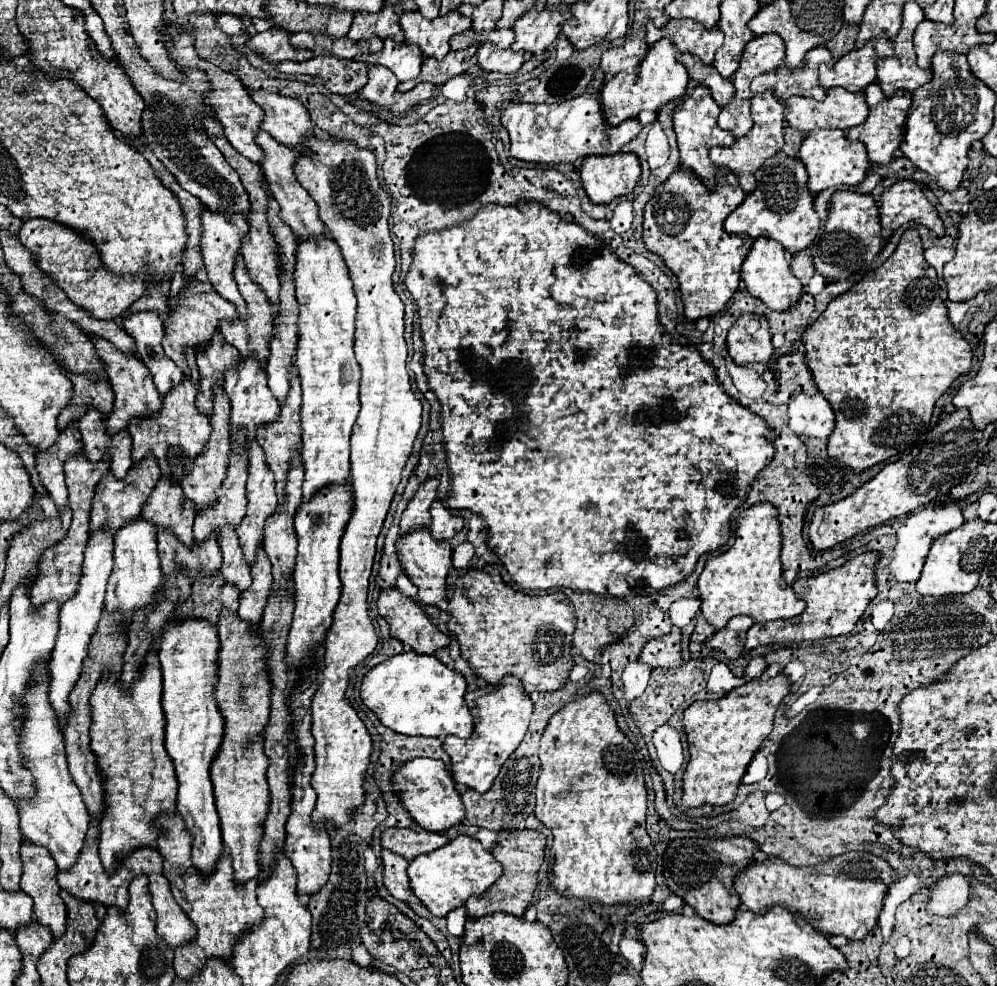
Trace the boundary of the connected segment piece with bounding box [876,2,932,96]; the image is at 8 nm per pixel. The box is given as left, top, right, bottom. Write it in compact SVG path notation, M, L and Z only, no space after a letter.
M908 2L902 10L902 28L894 40L894 56L880 58L876 62L878 68L878 84L886 96L892 96L896 90L916 90L932 80L932 70L922 70L916 64L916 52L912 44L912 36L916 26L924 20L924 12L918 4Z

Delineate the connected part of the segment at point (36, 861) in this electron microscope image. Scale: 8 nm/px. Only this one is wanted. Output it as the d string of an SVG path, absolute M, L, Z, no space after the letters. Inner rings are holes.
M26 838L22 842L20 856L22 856L22 862L24 862L24 874L22 874L20 888L28 896L32 896L36 920L50 926L52 936L62 936L62 932L66 930L66 906L64 906L64 902L58 894L60 886L58 886L58 880L56 880L56 862L54 862L54 858L50 856L50 852L46 852L46 848L36 846L34 842L30 842Z

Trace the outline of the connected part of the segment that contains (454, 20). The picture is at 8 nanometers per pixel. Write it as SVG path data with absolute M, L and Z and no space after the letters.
M418 10L404 12L400 24L406 32L408 44L418 44L422 48L424 58L444 58L450 50L450 36L464 32L472 26L468 16L462 16L458 10L448 12L448 16L438 16L434 20L424 18Z

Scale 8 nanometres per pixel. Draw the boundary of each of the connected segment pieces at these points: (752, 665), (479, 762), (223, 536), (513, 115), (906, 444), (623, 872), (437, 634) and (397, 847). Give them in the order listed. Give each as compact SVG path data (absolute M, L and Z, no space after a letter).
M757 656L752 658L745 670L747 681L760 678L766 668L767 663L764 657Z
M510 674L494 686L488 684L466 692L466 704L474 718L474 732L466 740L448 736L444 740L444 752L450 756L450 770L458 784L474 788L478 792L486 792L498 776L506 758L520 746L534 712L534 704L524 692L522 682Z
M224 526L218 536L218 544L222 550L222 568L220 568L222 578L228 584L238 586L240 590L246 590L252 582L250 566L242 554L242 548L238 544L238 536L236 536L234 528Z
M582 94L560 104L510 104L502 112L502 124L510 134L512 156L536 164L576 164L592 154L614 154L642 130L636 118L610 128L594 94Z
M908 228L908 230L902 234L902 238L900 238L900 242L898 242L898 248L894 250L894 254L892 254L880 268L868 272L868 274L866 274L860 282L856 282L850 290L846 290L844 294L836 296L836 298L828 304L828 308L826 308L826 310L802 332L802 342L804 342L804 348L806 348L806 364L808 364L812 376L814 376L814 380L816 380L816 384L818 384L818 390L822 392L822 396L824 396L826 400L830 400L830 404L832 404L832 408L834 408L834 412L836 412L836 416L838 416L836 426L834 426L834 432L830 434L830 440L828 440L828 454L830 454L832 458L836 458L836 460L848 464L854 472L862 472L862 470L866 470L866 468L870 468L870 466L874 466L874 464L878 464L878 462L884 462L884 460L888 460L888 458L892 458L892 456L896 456L896 454L902 454L902 452L908 454L908 452L914 448L918 436L924 434L924 432L928 430L936 400L950 388L950 384L952 384L960 374L968 372L968 368L970 368L970 364L972 364L972 348L970 348L970 344L962 338L962 334L952 326L952 322L948 320L948 310L946 310L946 304L944 304L944 300L942 300L942 296L940 296L942 290L940 290L938 274L936 274L936 270L924 260L922 250L924 250L924 248L922 248L922 240L920 240L918 230L916 230L916 228Z
M590 692L586 696L580 696L574 702L568 702L548 720L548 726L540 738L540 762L542 762L542 770L540 770L538 784L536 784L536 818L542 824L546 824L554 834L554 842L552 842L554 866L552 866L550 880L552 880L552 886L556 888L556 892L562 896L578 896L578 898L594 900L600 904L626 904L626 902L648 900L654 892L656 850L646 832L646 784L644 784L644 774L642 774L642 760L640 760L634 744L618 728L614 712L606 704L606 698L600 692Z
M394 586L382 590L378 614L388 622L390 636L418 654L434 654L450 642L450 638L430 622L420 604Z
M386 828L382 832L382 846L386 850L402 854L408 862L416 856L432 852L448 842L446 834L428 832L420 828Z

